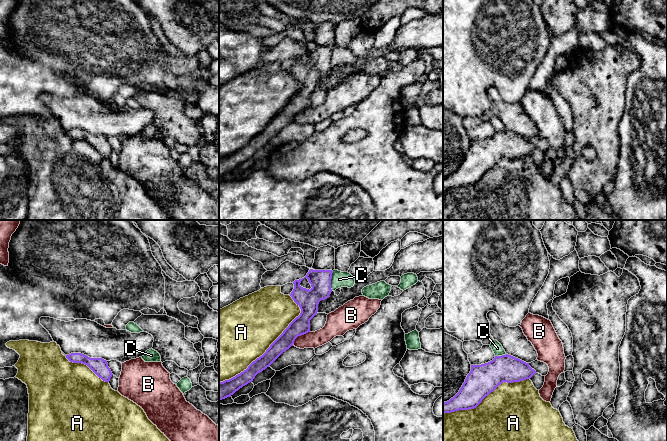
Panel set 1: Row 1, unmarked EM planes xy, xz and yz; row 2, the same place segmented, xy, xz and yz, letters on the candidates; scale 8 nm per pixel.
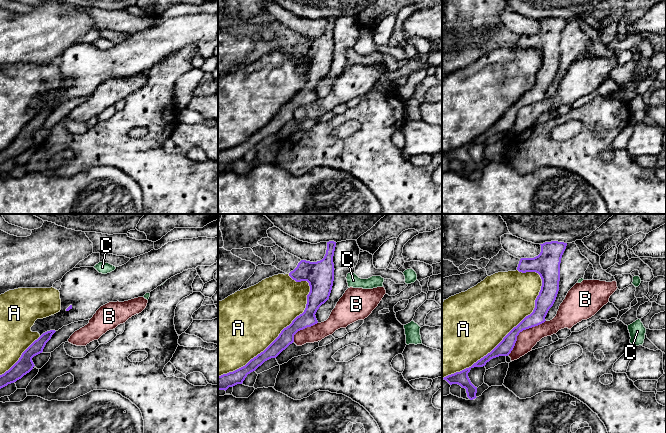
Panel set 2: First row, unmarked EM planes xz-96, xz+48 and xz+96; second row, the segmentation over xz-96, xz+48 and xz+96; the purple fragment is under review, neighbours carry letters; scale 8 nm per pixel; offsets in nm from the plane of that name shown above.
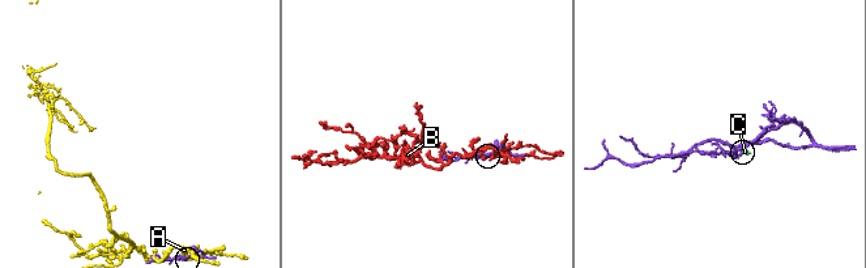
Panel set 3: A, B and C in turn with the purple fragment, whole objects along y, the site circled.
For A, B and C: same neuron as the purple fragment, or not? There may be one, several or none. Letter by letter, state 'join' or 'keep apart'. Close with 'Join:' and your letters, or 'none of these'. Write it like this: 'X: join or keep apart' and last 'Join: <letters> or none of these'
A: keep apart
B: keep apart
C: keep apart
Join: none of these

